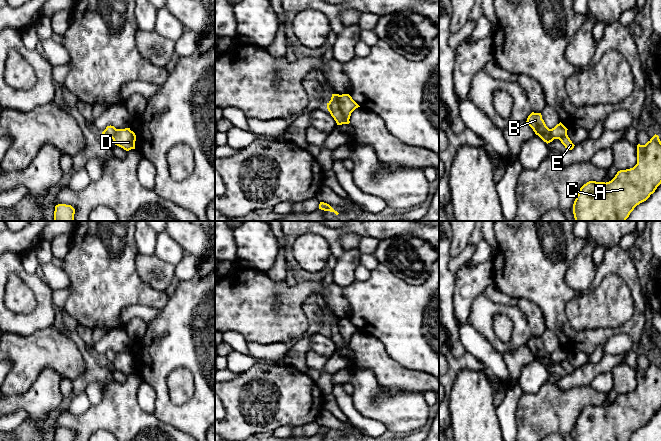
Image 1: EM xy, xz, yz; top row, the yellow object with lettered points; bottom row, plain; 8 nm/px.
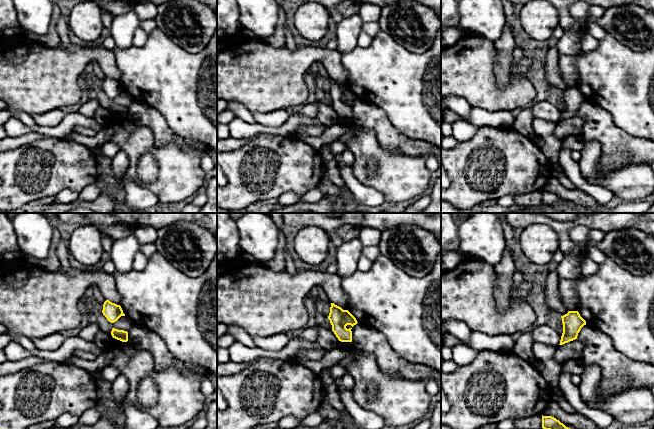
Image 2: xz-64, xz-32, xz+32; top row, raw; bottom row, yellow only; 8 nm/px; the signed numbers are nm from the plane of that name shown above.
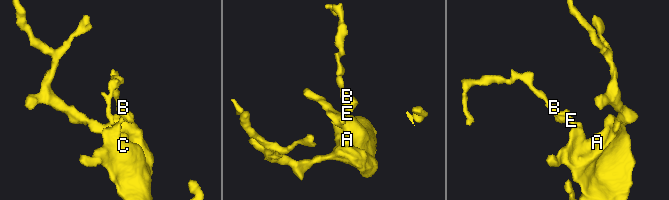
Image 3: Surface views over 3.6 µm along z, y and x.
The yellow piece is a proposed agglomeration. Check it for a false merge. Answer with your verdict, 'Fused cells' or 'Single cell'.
Fused cells

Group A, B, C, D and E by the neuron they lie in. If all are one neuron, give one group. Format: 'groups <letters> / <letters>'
groups A C D E / B

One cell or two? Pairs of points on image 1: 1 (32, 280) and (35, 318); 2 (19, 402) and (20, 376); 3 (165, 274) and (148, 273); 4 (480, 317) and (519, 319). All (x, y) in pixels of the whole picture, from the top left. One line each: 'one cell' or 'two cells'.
1: one cell
2: two cells
3: one cell
4: one cell

